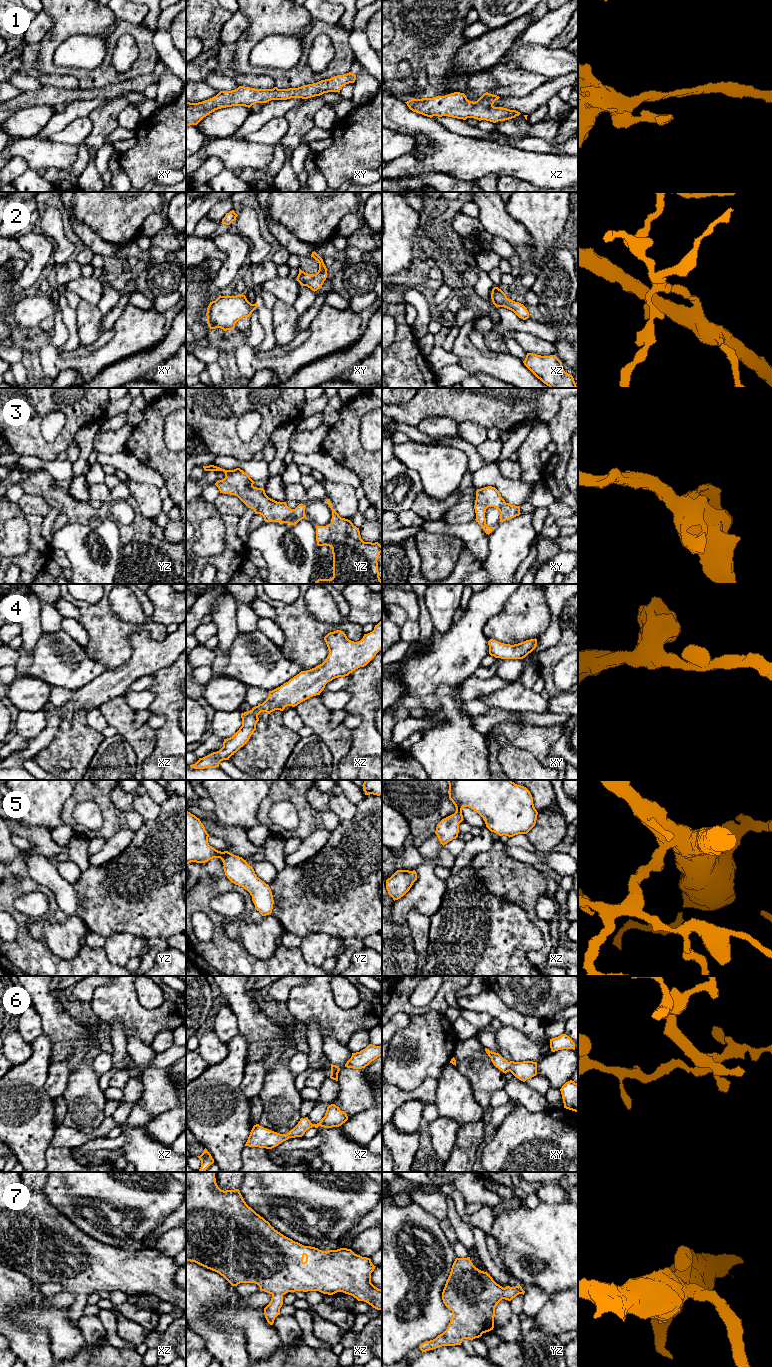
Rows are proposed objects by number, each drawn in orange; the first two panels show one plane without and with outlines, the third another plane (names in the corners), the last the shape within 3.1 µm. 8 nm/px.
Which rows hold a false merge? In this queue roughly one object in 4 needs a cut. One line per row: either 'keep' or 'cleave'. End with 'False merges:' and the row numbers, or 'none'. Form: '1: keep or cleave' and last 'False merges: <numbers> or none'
1: keep
2: keep
3: keep
4: keep
5: keep
6: keep
7: keep
False merges: none

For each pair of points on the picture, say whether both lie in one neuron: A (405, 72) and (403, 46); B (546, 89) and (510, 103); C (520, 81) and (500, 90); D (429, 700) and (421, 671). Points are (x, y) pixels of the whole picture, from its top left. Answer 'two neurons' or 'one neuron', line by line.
A: two neurons
B: one neuron
C: one neuron
D: two neurons

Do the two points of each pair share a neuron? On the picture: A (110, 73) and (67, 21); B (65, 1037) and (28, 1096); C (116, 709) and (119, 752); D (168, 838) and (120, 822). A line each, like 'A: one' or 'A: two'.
A: one
B: two
C: two
D: two

